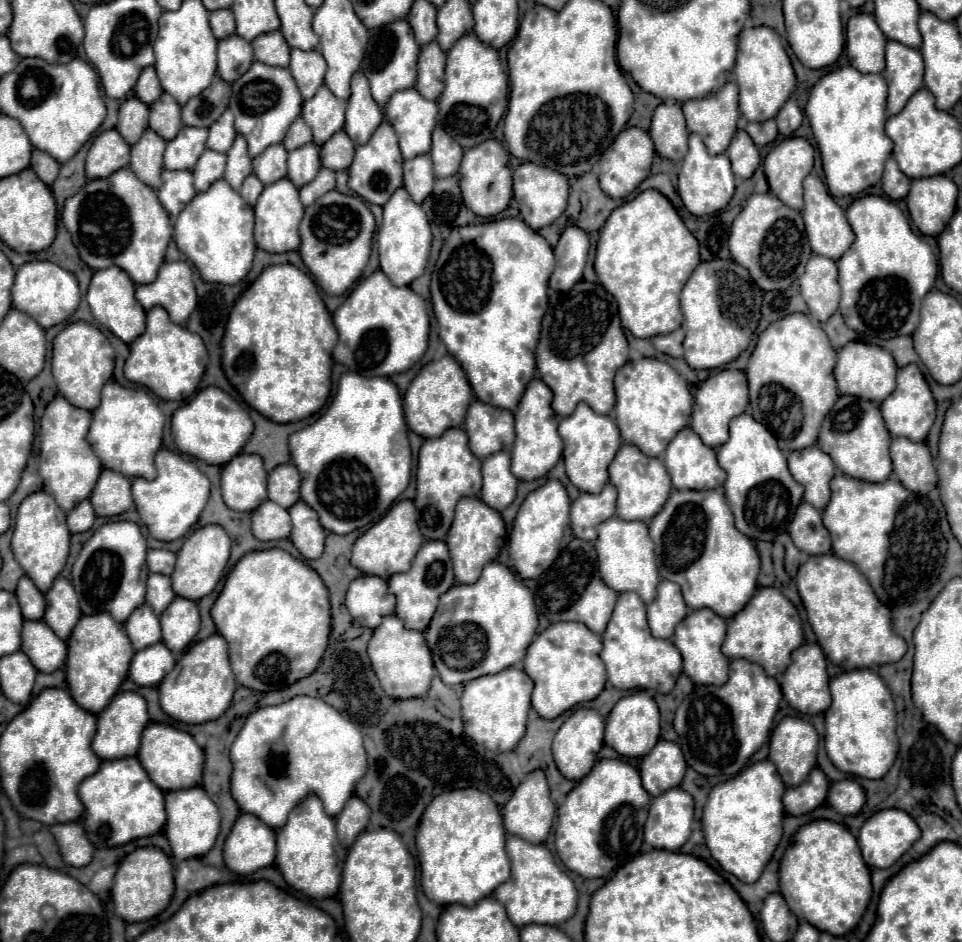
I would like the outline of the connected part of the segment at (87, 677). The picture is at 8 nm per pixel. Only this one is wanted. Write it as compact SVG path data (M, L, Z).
M108 612L82 616L68 640L66 658L66 682L72 698L88 712L102 712L112 696L118 692L122 680L128 674L128 664L134 656L134 648L124 632L124 626L112 620Z

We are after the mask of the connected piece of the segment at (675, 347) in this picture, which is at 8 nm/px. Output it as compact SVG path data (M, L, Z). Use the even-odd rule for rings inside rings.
M678 328L670 334L660 334L660 336L652 338L652 344L658 352L674 356L674 358L682 356L682 342L684 342L684 330L682 328Z

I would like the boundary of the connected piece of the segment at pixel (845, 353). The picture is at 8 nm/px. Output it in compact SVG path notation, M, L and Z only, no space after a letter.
M848 342L846 346L838 350L834 378L836 378L840 394L850 394L850 396L860 396L864 400L872 400L872 402L882 402L896 388L896 364L892 354L876 344Z

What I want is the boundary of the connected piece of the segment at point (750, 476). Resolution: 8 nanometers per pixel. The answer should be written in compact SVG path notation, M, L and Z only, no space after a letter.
M740 414L732 420L730 438L716 450L716 456L718 464L728 474L724 492L736 518L736 528L752 540L774 540L778 534L786 532L802 502L804 488L792 480L786 468L786 456L778 448L774 436L750 414Z

